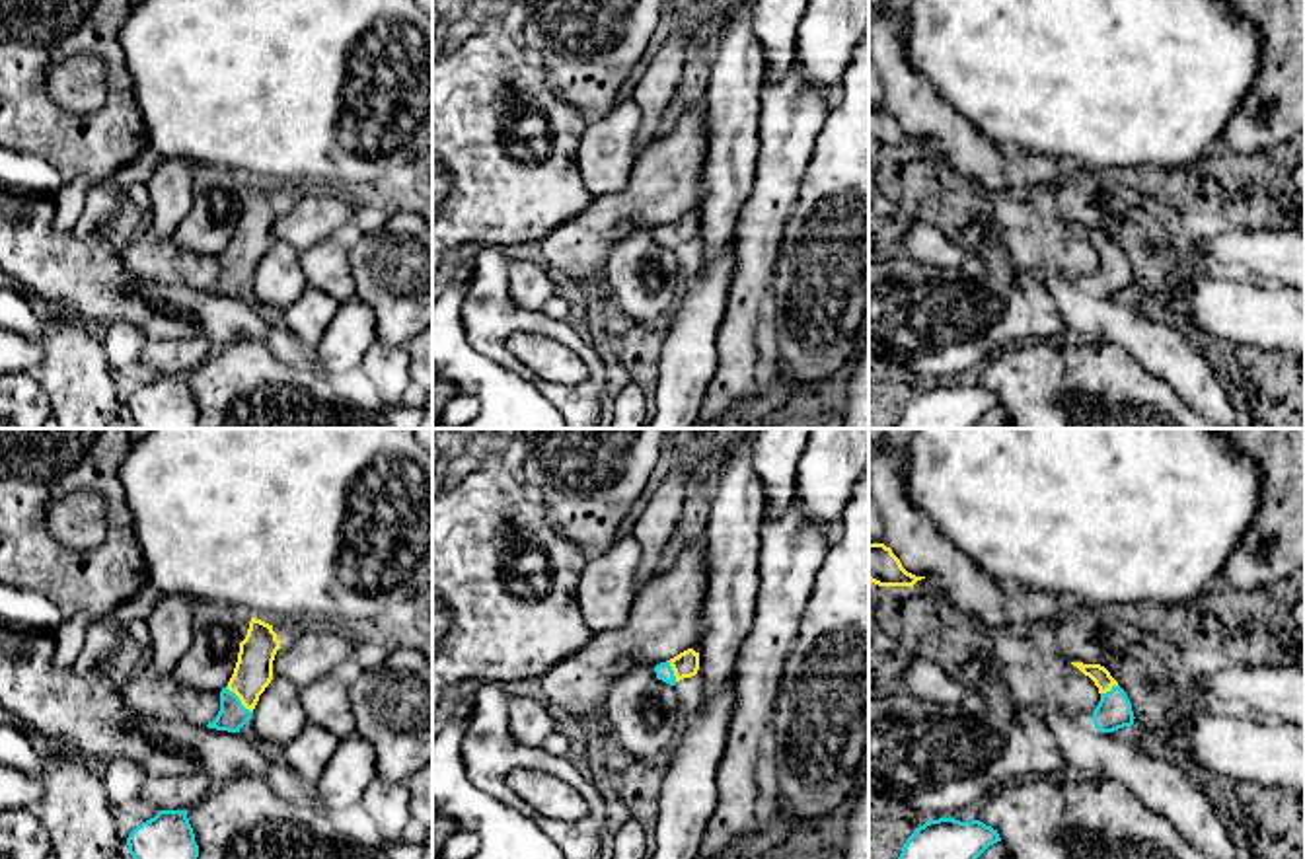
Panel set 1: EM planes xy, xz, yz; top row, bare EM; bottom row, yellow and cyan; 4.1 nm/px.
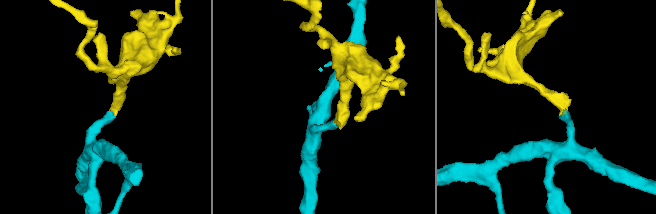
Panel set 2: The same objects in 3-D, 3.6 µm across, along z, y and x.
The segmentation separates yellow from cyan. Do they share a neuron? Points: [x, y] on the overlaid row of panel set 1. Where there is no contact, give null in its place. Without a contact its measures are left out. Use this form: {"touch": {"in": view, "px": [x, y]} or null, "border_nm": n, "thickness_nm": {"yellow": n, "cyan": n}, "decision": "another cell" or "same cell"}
{"touch": {"in": "xy", "px": [240, 700]}, "border_nm": 160, "thickness_nm": {"yellow": 160, "cyan": 120}, "decision": "same cell"}

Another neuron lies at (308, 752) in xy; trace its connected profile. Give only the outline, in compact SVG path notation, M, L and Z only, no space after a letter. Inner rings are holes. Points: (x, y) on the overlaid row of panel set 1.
M306 725L290 742L286 742L286 764L308 783L316 785L339 746L339 738L321 727Z

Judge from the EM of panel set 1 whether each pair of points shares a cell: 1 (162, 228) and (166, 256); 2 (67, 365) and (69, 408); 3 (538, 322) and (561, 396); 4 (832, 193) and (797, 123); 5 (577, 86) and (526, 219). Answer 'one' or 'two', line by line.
1: two
2: one
3: one
4: two
5: two

